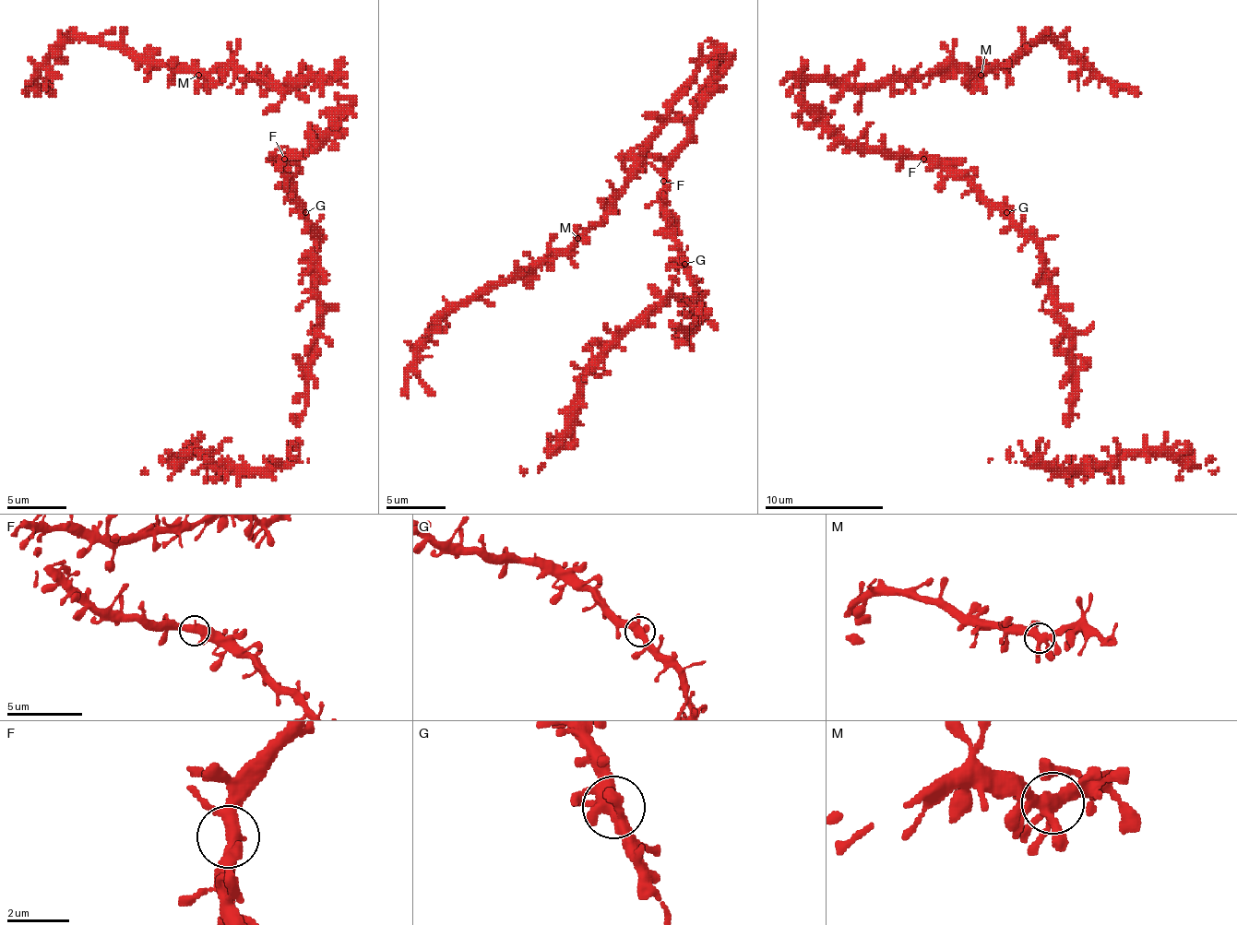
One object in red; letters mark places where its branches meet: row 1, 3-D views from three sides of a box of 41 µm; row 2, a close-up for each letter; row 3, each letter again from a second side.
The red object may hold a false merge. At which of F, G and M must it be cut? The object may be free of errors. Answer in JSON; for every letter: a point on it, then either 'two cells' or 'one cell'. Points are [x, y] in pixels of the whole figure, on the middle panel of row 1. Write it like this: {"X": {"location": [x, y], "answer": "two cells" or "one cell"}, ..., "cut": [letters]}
{"F": {"location": [663, 181], "answer": "one cell"}, "G": {"location": [684, 264], "answer": "one cell"}, "M": {"location": [577, 238], "answer": "one cell"}, "cut": []}

